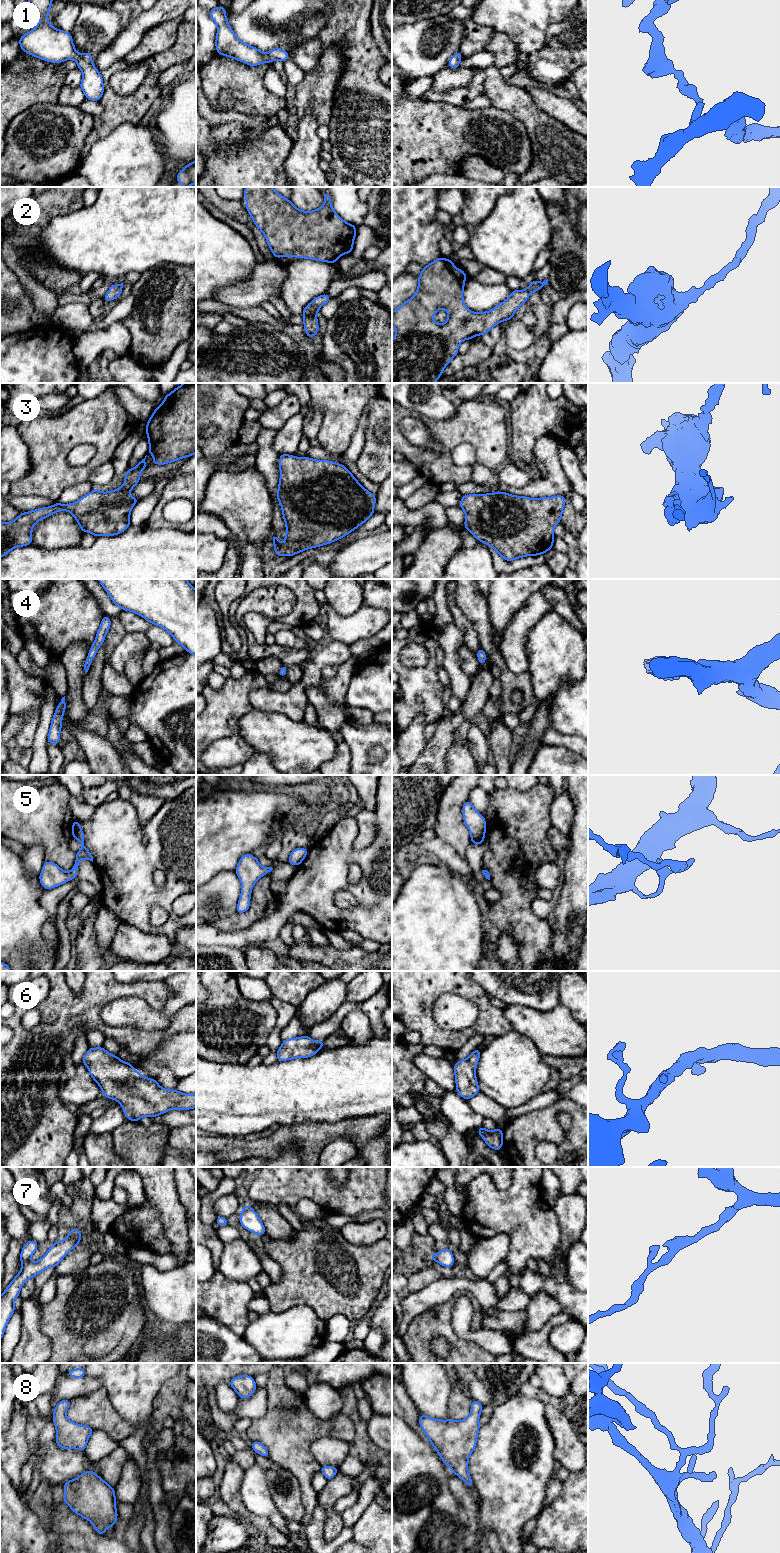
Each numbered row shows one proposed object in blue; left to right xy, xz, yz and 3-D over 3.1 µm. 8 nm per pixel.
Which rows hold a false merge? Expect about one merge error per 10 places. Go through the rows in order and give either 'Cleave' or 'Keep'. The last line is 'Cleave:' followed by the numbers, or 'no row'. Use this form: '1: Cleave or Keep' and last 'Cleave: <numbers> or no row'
1: Keep
2: Keep
3: Keep
4: Keep
5: Keep
6: Keep
7: Keep
8: Keep
Cleave: no row

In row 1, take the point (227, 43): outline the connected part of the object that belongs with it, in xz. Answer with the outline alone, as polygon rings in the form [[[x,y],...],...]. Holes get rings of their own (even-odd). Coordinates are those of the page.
[[[218,6],[211,9],[210,17],[217,25],[215,46],[218,54],[231,57],[250,66],[270,63],[275,60],[284,62],[290,58],[289,54],[282,48],[262,53],[256,47],[242,42],[228,24],[224,7]]]

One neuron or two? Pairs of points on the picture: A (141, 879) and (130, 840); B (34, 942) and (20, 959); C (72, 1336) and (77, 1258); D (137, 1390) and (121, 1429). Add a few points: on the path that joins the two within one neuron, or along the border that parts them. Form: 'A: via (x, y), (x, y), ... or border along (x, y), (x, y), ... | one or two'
A: via (131, 869), (130, 850) | one
B: border along (53, 948), (51, 954), (14, 949), (10, 957) | two
C: border along (90, 1264), (76, 1273), (61, 1274), (56, 1278) | two
D: border along (110, 1401), (130, 1423), (149, 1419) | two

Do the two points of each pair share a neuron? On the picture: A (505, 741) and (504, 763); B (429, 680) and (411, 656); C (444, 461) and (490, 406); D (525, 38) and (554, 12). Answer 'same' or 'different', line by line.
A: same
B: different
C: same
D: same

